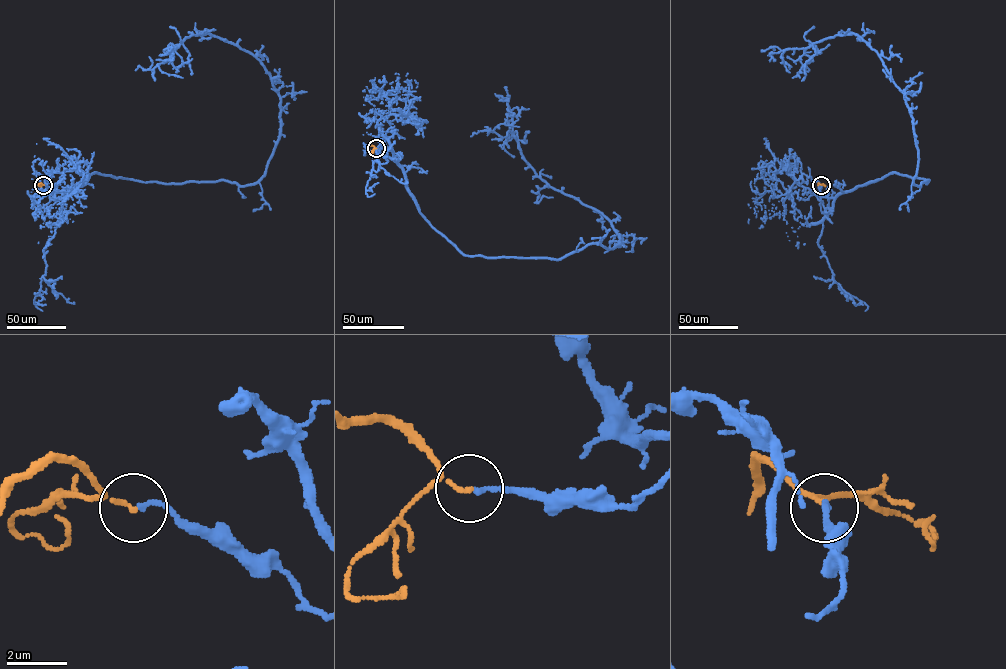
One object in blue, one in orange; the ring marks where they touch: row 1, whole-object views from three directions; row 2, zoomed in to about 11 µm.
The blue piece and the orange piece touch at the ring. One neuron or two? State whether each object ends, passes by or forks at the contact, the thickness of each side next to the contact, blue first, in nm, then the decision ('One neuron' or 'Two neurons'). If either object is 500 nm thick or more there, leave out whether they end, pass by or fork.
At the ring blue ends. At the ring orange ends. Thickness 160 nm (blue) against 140 nm. One neuron

